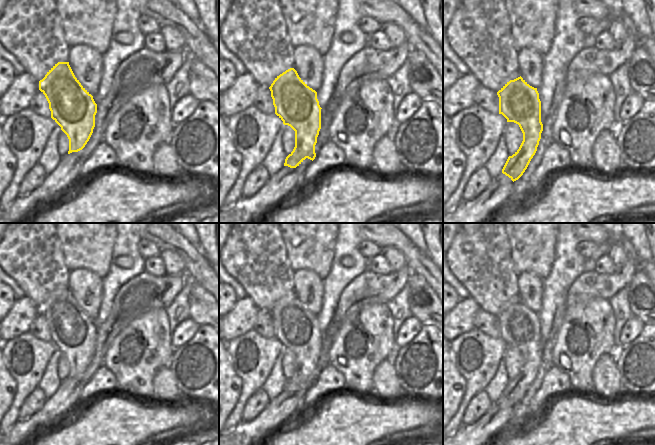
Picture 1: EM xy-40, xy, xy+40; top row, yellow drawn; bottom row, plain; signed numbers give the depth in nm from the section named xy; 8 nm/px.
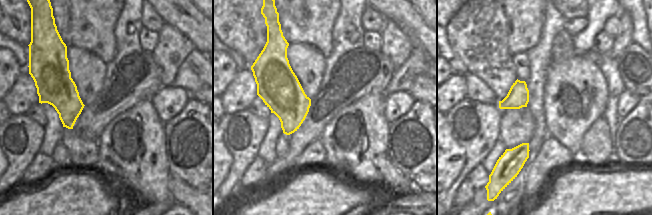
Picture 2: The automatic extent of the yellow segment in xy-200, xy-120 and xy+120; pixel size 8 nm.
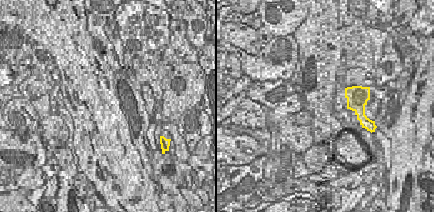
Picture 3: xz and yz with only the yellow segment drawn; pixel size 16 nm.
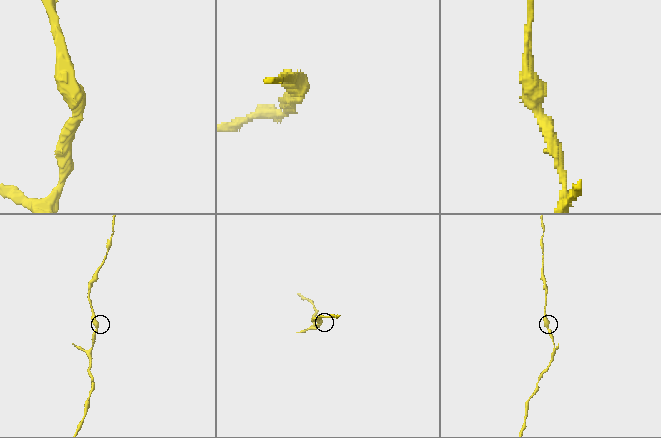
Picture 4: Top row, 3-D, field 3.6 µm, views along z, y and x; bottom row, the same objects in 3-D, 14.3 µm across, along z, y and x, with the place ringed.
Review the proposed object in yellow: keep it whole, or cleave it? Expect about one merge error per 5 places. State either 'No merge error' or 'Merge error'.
No merge error

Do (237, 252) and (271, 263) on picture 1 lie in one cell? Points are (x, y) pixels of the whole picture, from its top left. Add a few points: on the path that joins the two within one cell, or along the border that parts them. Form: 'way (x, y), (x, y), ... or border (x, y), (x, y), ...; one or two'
way (245, 254), (253, 254), (263, 263); one

